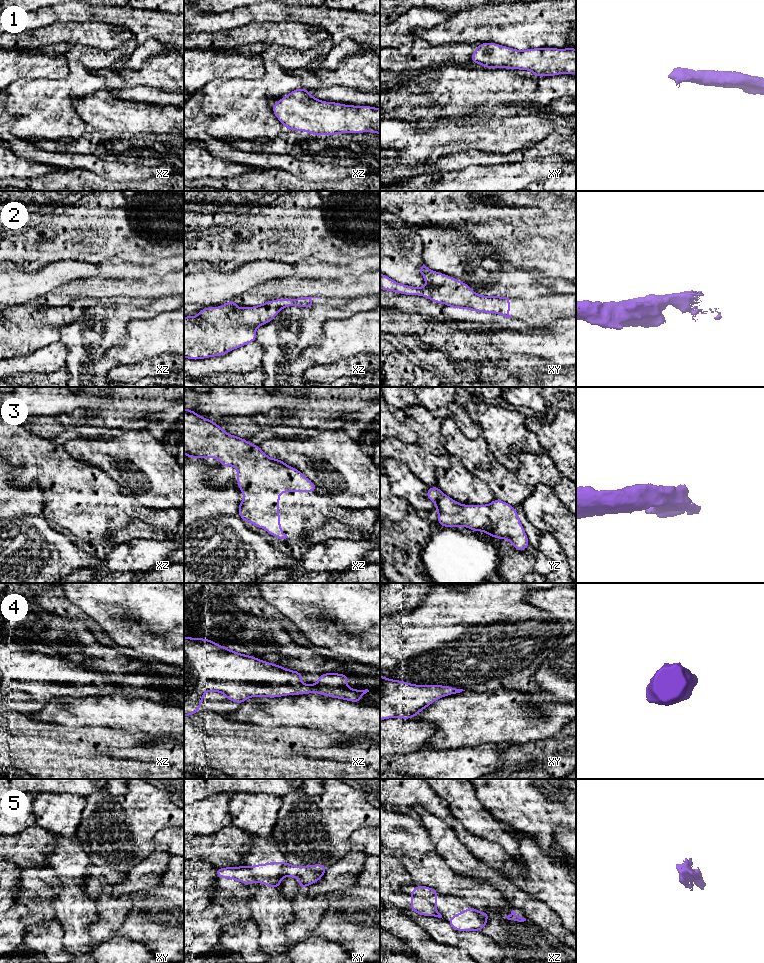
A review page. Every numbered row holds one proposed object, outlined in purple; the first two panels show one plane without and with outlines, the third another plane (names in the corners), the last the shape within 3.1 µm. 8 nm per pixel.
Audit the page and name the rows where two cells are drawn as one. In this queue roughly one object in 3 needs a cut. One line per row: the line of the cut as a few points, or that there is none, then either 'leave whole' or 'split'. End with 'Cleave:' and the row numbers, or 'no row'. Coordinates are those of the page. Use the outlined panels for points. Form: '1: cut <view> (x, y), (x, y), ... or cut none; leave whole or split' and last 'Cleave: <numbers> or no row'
1: cut none; leave whole
2: cut none; leave whole
3: cut none; leave whole
4: cut none; leave whole
5: cut xy (288, 863), (284, 866), (285, 874); split
Cleave: 5

